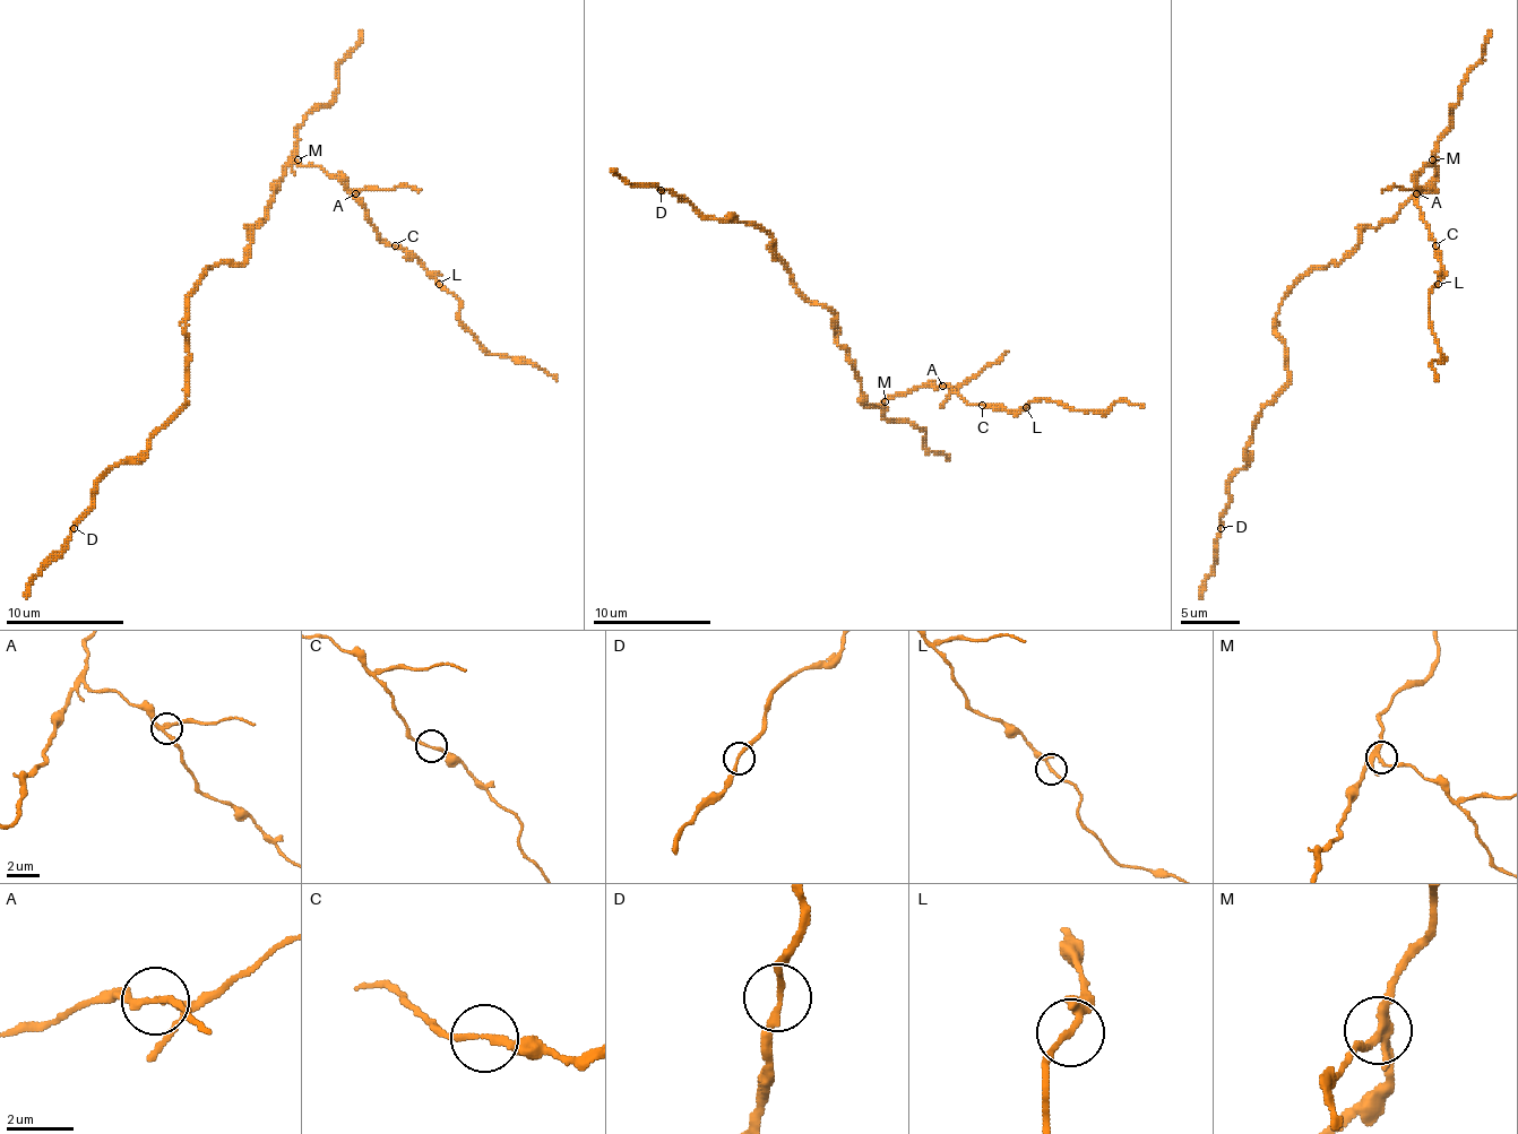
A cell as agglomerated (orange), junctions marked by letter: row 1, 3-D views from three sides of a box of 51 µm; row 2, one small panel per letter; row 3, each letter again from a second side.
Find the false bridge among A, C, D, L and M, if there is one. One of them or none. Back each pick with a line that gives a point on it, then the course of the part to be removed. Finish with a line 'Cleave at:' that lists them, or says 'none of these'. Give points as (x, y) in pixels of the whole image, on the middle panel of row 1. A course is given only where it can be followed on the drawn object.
A: place (942, 386); course (943, 387), (967, 383), (1008, 352)
Cleave at: A

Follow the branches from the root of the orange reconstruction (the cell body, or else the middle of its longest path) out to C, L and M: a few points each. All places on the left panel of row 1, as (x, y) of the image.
C: (248, 245), (250, 227), (268, 216), (274, 183), (294, 163), (336, 175), (365, 210), (374, 231), (395, 245)
L: (248, 245), (283, 172), (294, 163), (318, 166), (345, 183), (382, 240), (410, 251), (439, 284)
M: (248, 245), (250, 227), (268, 216), (274, 183), (298, 159)

